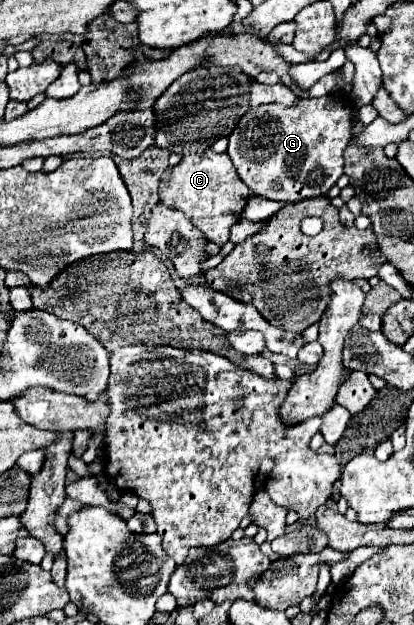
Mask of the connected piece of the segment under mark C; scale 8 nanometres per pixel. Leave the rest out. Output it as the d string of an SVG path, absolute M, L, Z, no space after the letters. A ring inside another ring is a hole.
M206 150L206 154L190 154L180 160L180 164L172 170L172 178L166 184L160 184L158 192L160 200L166 206L176 206L182 210L206 238L218 246L228 242L230 226L238 222L240 212L244 210L250 190L240 180L232 160L228 154L216 154L214 150Z

